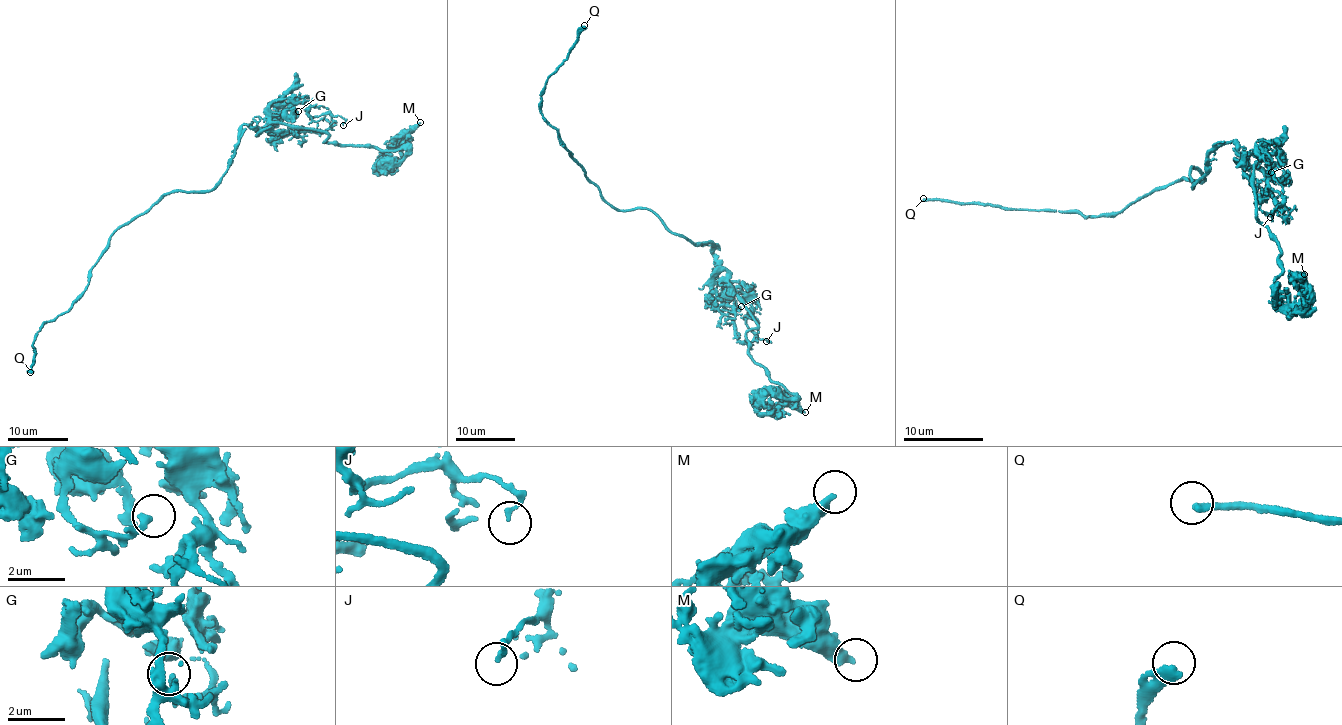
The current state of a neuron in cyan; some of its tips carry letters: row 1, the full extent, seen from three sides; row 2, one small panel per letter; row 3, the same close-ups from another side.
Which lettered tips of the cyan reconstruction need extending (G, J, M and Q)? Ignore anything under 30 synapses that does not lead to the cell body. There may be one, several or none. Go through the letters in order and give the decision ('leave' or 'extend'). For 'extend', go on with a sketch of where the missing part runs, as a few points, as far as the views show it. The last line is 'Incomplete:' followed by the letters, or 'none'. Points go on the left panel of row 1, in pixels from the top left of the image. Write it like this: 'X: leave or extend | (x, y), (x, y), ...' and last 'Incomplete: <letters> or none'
G: leave
J: leave
M: leave
Q: extend
Incomplete: Q

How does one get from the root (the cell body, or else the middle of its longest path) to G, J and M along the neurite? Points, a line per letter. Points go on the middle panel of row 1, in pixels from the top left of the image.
G: (670, 230), (695, 243), (707, 241), (713, 245), (724, 307), (732, 311), (741, 306)
J: (670, 230), (713, 245), (718, 278), (743, 293), (752, 309), (748, 326), (766, 341)
M: (670, 230), (713, 245), (714, 278), (753, 316), (751, 356), (777, 386), (758, 397), (805, 412)

